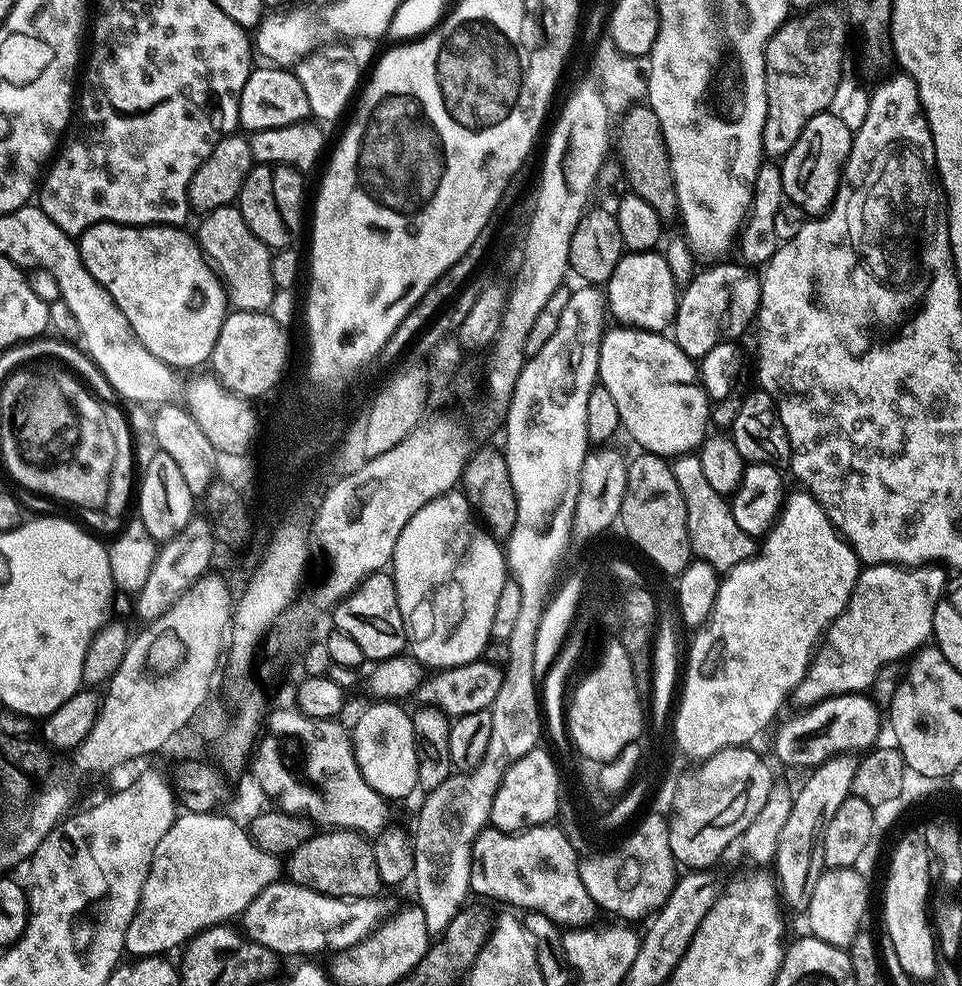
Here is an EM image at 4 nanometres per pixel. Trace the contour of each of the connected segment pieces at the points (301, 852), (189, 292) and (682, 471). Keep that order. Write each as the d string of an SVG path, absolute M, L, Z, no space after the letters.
M350 828L320 830L286 860L286 876L293 884L305 884L315 892L337 896L343 900L367 900L381 895L382 883L375 862L373 841Z
M95 224L78 237L81 260L130 322L134 334L155 358L173 370L207 365L218 342L218 334L230 311L226 289L199 243L180 226L125 226Z
M685 454L671 461L674 482L678 482L678 490L682 490L682 498L686 502L688 515L688 537L692 547L692 555L697 560L704 560L716 569L717 573L727 573L728 569L749 560L758 551L757 541L734 522L734 514L729 501L713 490L706 477L702 475L702 462L699 455Z

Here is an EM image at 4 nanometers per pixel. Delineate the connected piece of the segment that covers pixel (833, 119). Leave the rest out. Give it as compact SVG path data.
M829 110L810 118L810 122L806 122L806 130L798 134L798 142L794 142L780 164L787 203L797 204L808 218L823 216L834 202L836 192L840 189L840 175L844 172L844 164L852 149L853 129L848 129L847 122L834 113Z

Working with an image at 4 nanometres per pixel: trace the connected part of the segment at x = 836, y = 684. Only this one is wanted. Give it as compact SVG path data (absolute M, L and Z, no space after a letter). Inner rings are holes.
M873 564L865 567L856 579L850 602L840 617L828 625L822 643L796 686L797 709L807 710L830 696L867 693L878 670L911 657L917 648L927 645L932 636L936 601L943 597L946 587L944 572L940 566Z

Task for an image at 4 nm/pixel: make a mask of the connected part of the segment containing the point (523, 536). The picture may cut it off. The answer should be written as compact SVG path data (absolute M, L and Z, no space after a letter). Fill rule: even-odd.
M580 286L577 290L572 290L569 294L569 302L566 303L566 308L562 312L562 316L558 318L557 329L554 334L545 342L545 345L538 350L538 354L534 354L528 359L525 359L524 369L522 374L518 374L518 382L514 386L514 394L512 401L508 407L508 415L503 421L502 429L504 428L504 445L502 451L504 453L504 461L508 467L508 477L512 483L514 490L514 498L516 499L516 521L514 522L513 532L509 534L506 539L506 559L508 561L508 570L511 579L516 580L516 584L520 587L520 605L517 603L514 608L514 615L508 632L508 660L504 662L504 676L502 687L498 690L498 695L492 703L491 714L491 734L489 745L486 748L486 754L483 759L473 768L471 772L458 772L447 779L443 780L438 787L431 789L425 796L427 796L420 808L418 818L416 820L416 828L412 830L412 839L415 852L415 868L412 875L412 883L416 886L416 900L417 905L423 910L426 917L426 926L429 935L440 936L443 934L445 928L449 926L449 922L465 907L465 900L470 896L470 882L471 882L471 860L473 854L473 844L491 819L492 806L494 794L497 793L498 786L504 777L505 770L508 769L514 761L520 757L524 757L530 749L539 745L539 738L542 738L542 706L540 703L540 696L538 693L538 683L534 678L534 644L536 644L536 637L538 633L538 626L540 624L541 616L544 612L544 607L548 605L550 599L550 589L548 587L552 584L552 571L556 568L556 563L563 558L564 552L570 548L570 530L572 528L572 515L574 514L574 502L578 498L578 474L582 470L582 462L588 457L590 445L588 442L588 435L586 434L586 405L590 399L590 390L597 387L598 377L600 375L600 343L606 331L606 323L604 324L604 316L606 320L606 296L599 287L596 286Z

